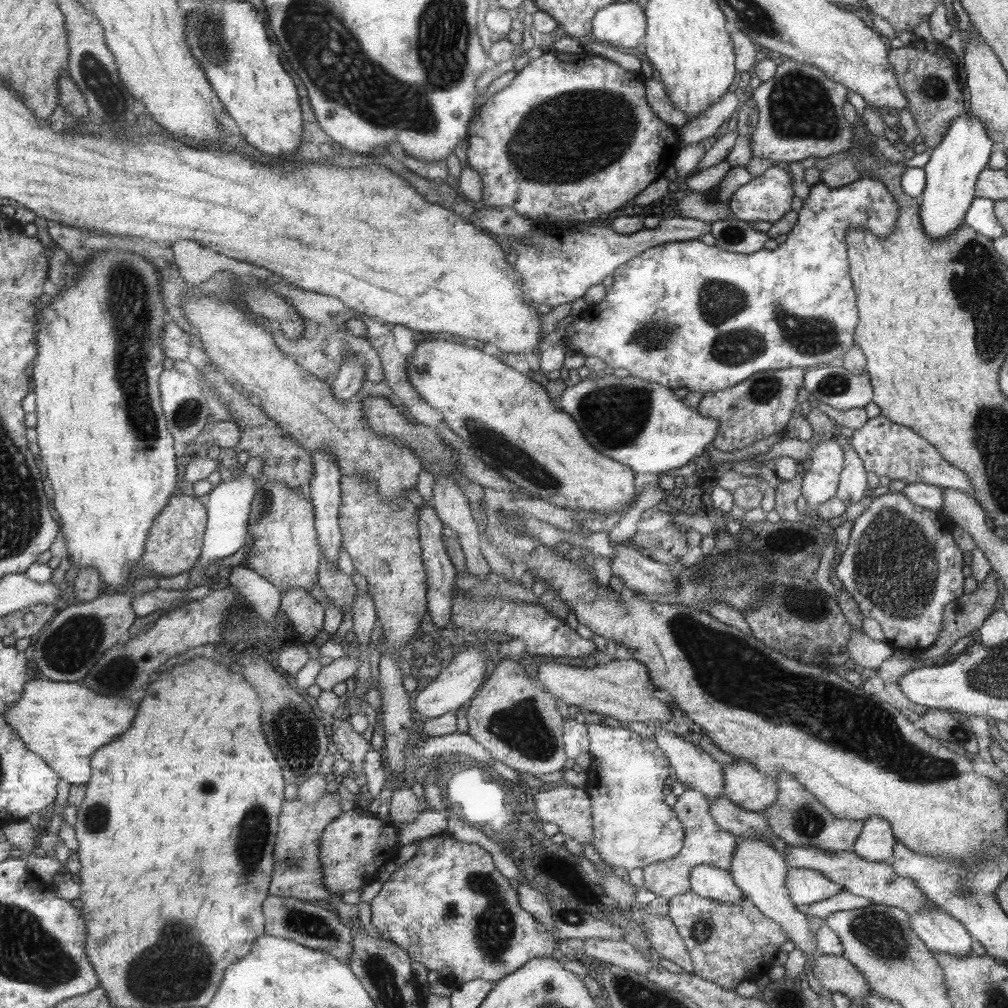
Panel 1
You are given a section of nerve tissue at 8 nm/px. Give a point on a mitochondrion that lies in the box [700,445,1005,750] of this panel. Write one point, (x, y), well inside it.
(894, 567)

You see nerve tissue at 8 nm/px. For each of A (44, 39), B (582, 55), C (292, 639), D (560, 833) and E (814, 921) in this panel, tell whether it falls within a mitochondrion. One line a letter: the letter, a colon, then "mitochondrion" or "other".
A: other
B: other
C: other
D: other
E: other

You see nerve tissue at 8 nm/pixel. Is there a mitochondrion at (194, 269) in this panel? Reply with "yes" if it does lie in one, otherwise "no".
no

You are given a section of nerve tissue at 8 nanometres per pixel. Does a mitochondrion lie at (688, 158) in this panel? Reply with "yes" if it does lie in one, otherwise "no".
no

